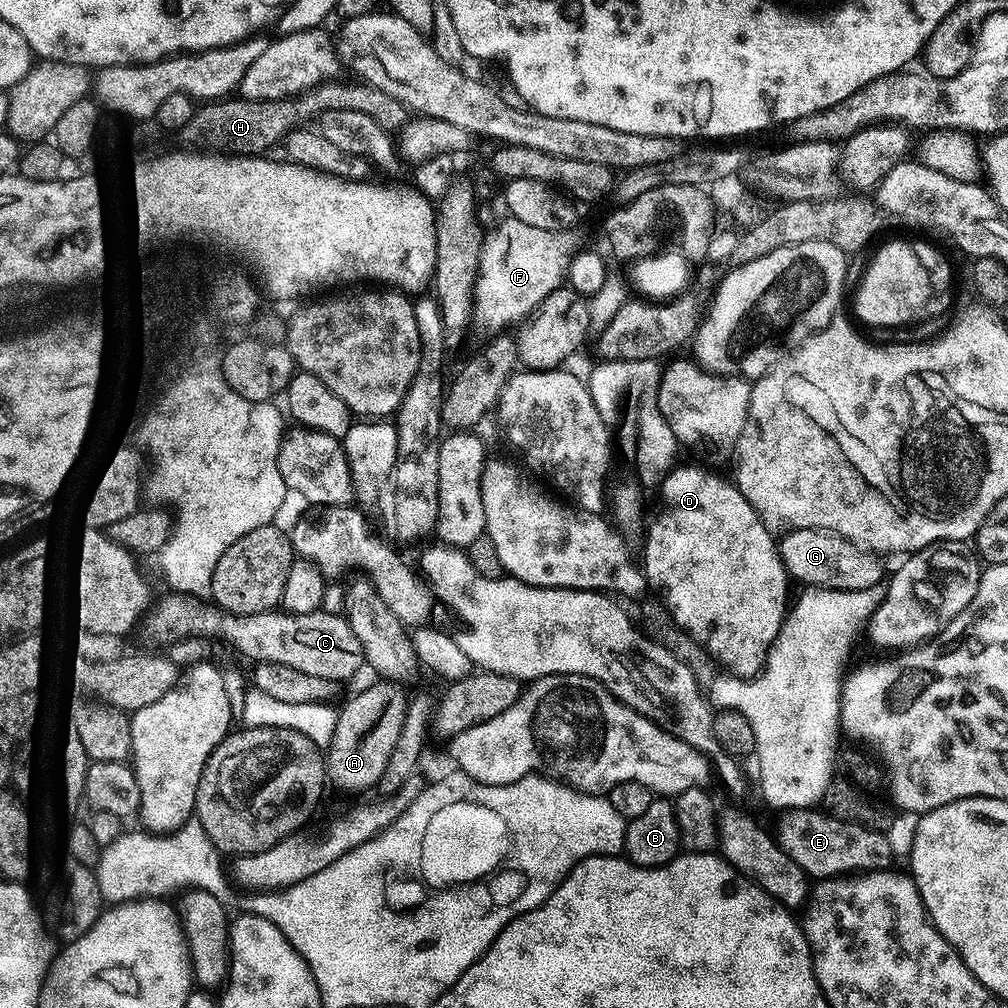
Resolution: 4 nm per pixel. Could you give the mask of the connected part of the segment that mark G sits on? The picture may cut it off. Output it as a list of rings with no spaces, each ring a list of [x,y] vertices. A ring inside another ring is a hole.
[[[794,528],[791,532],[783,533],[778,540],[778,551],[789,577],[793,581],[801,580],[804,586],[858,590],[864,594],[868,589],[877,587],[886,576],[873,553],[851,544],[846,538],[835,536],[833,532],[823,532],[817,528]]]

